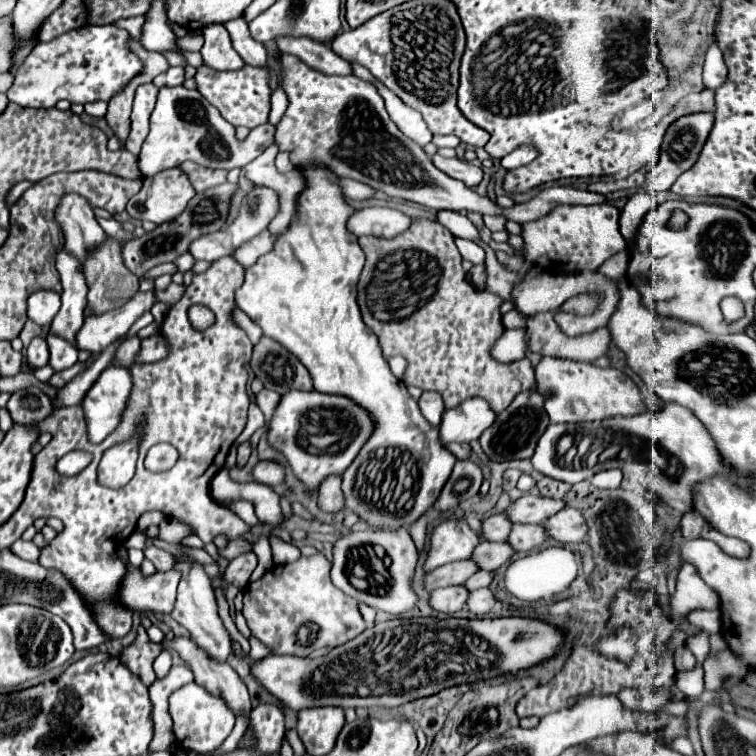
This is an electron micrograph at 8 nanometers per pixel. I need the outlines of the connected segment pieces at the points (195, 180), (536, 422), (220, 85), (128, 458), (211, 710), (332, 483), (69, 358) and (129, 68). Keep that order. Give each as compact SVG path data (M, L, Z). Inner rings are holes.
M183 162L181 164L181 170L189 176L193 188L197 192L203 192L207 188L213 188L213 186L219 186L225 182L225 176L227 172L225 170L213 170L213 168L205 168L205 166L199 166L195 162Z
M525 390L515 396L515 400L497 416L495 426L483 432L481 436L481 448L483 452L493 460L493 462L503 462L503 460L523 460L531 458L533 450L537 446L537 440L541 438L543 430L549 426L547 412L543 408L543 394L537 390Z
M199 66L195 74L195 82L199 92L221 112L221 116L233 126L255 128L267 122L271 110L271 88L269 88L269 70L243 66L235 72L219 72L209 66Z
M123 442L109 448L99 464L99 482L109 488L123 488L136 470L137 442Z
M195 682L181 686L169 696L169 714L173 720L173 734L177 746L185 750L195 750L199 754L211 754L215 748L219 748L235 726L235 716L227 708L223 698L211 696Z
M329 476L329 478L325 478L321 482L319 506L321 506L321 510L327 510L327 512L337 512L337 510L345 508L343 492L341 492L341 478L339 476Z
M47 334L47 346L49 346L49 364L55 372L71 368L77 362L77 348L67 342L65 338L55 338L55 334Z
M89 24L35 46L15 72L15 82L7 90L7 98L29 108L53 108L59 100L69 100L71 104L109 102L115 94L123 92L139 70L143 70L143 62L129 50L127 30L113 24Z

